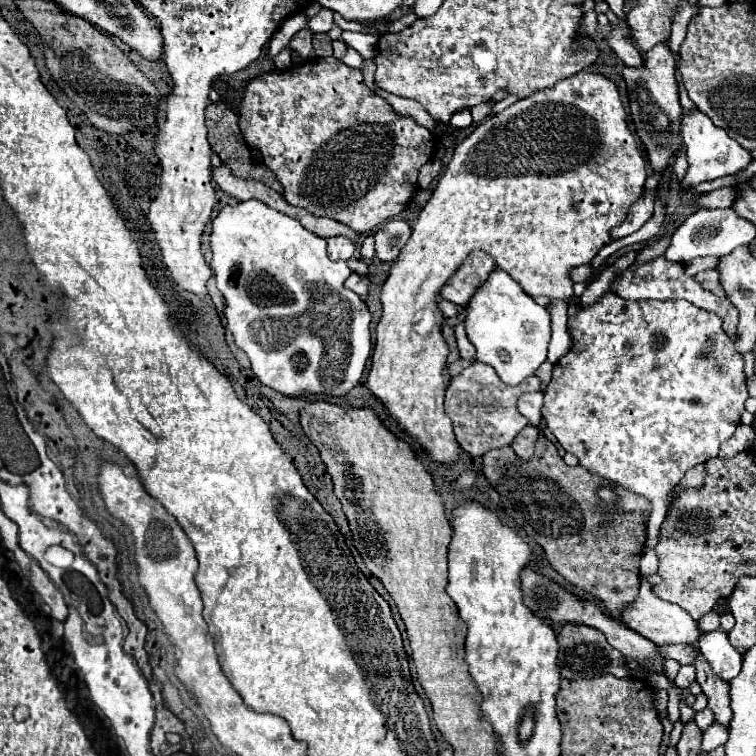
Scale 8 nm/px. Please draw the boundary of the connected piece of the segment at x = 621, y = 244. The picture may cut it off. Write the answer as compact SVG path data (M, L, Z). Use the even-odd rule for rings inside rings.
M659 199L654 200L654 214L643 225L643 227L634 232L633 234L626 236L625 238L611 242L603 247L598 255L592 260L590 266L593 274L597 274L598 269L604 263L609 256L611 256L617 250L630 246L642 241L649 241L655 235L658 236L662 232L662 225L665 219L665 205Z

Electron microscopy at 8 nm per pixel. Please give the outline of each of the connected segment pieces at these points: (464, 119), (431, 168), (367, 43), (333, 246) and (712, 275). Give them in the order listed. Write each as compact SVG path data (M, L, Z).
M461 110L461 112L453 114L453 118L449 120L449 124L451 124L453 128L457 128L457 130L469 128L469 126L471 126L471 112L469 112L469 110Z
M431 158L431 164L429 166L423 166L421 172L419 172L419 186L425 190L433 184L433 180L441 174L443 170L443 162L439 158Z
M351 32L349 38L343 38L343 42L357 50L363 58L367 60L373 60L375 58L375 48L377 48L377 36L371 36L371 34L359 34L359 32Z
M335 236L327 238L327 254L331 260L349 260L355 252L355 244L349 238Z
M705 270L699 272L699 284L707 286L707 290L711 290L715 296L725 296L725 290L719 282L719 270Z

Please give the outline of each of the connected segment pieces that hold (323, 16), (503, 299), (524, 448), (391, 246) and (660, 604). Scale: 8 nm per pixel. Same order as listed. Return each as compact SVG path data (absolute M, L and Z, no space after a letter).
M321 8L311 20L309 20L311 32L329 32L333 28L333 14L325 8Z
M497 268L467 302L463 324L469 342L477 350L475 362L493 366L507 386L517 386L527 376L533 376L547 358L547 344L551 340L551 316L547 308L539 306L509 274Z
M525 426L511 442L511 448L515 450L515 454L521 458L529 458L529 454L533 454L537 434L539 434L539 430L535 426Z
M395 218L389 222L383 222L375 232L375 256L381 262L395 262L401 248L409 240L411 226L403 218Z
M647 579L641 580L641 588L639 588L637 598L629 606L625 606L625 610L621 612L621 622L627 628L641 634L643 638L657 642L657 644L693 644L701 636L697 622L677 604L669 604L669 602L657 598L651 588L652 584L647 582Z

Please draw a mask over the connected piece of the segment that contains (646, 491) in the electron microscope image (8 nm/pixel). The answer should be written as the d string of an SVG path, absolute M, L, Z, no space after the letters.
M605 292L597 302L589 304L589 306L581 306L575 300L569 300L567 302L567 328L571 332L573 344L571 344L571 350L553 366L553 378L547 386L545 404L541 408L541 414L547 422L547 428L553 432L553 436L563 446L563 450L577 456L581 466L585 466L593 474L599 474L599 476L605 476L605 478L617 482L625 490L645 496L651 502L653 518L647 524L647 528L649 528L647 544L649 544L649 550L653 550L653 544L657 542L657 530L661 528L661 522L665 520L665 512L669 506L669 492L679 484L679 480L685 476L685 472L689 468L693 468L695 464L703 464L707 458L717 456L719 446L727 438L733 436L733 432L739 424L741 412L745 410L743 404L749 398L747 384L745 384L745 372L743 372L743 358L737 352L735 344L721 330L721 318L717 318L717 314L709 314L705 310L701 312L701 310L697 310L697 306L691 306L689 302L657 302L657 300L633 302L633 300L623 300L613 292Z

